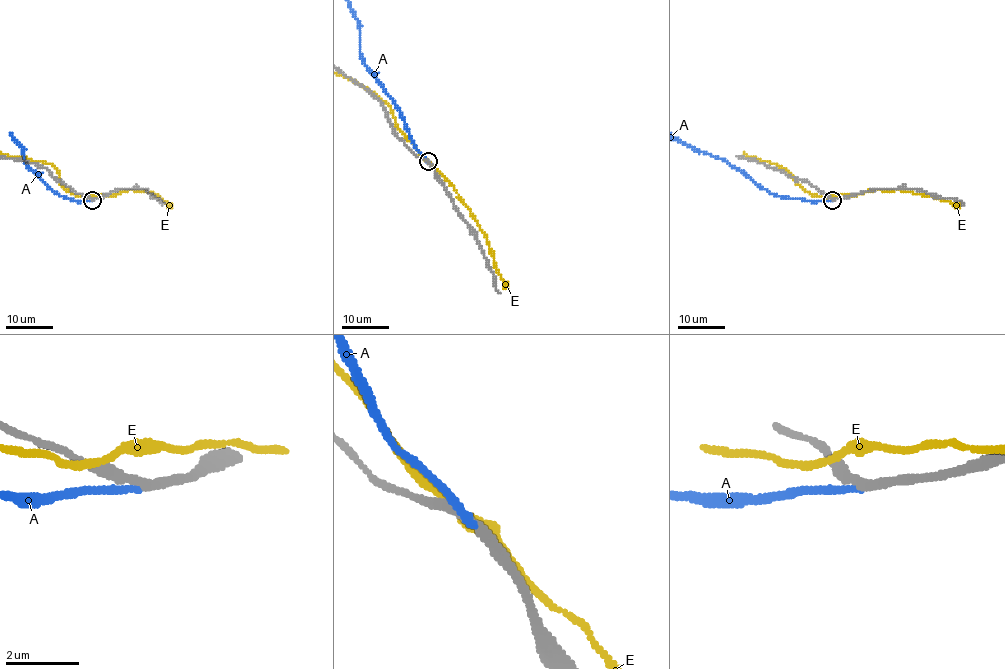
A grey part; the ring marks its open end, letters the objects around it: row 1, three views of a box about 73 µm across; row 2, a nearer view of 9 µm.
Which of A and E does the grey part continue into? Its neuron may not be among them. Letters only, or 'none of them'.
A

